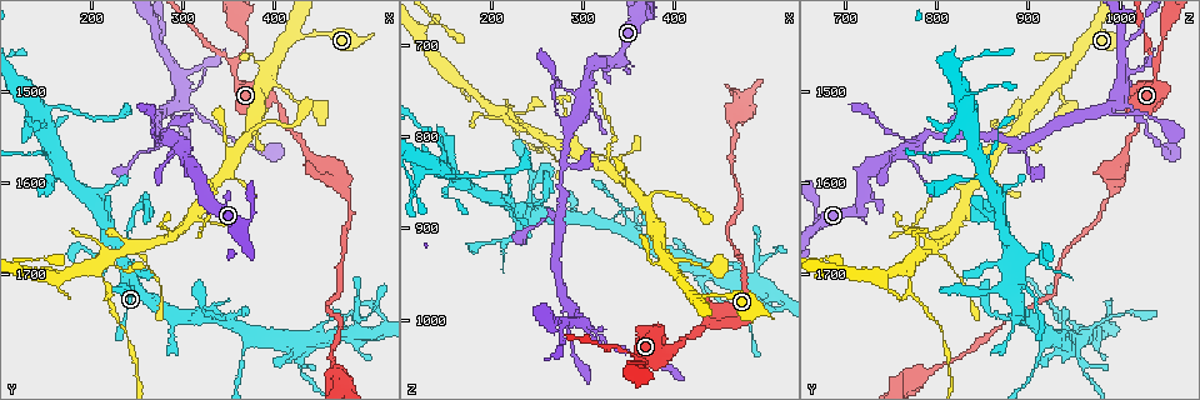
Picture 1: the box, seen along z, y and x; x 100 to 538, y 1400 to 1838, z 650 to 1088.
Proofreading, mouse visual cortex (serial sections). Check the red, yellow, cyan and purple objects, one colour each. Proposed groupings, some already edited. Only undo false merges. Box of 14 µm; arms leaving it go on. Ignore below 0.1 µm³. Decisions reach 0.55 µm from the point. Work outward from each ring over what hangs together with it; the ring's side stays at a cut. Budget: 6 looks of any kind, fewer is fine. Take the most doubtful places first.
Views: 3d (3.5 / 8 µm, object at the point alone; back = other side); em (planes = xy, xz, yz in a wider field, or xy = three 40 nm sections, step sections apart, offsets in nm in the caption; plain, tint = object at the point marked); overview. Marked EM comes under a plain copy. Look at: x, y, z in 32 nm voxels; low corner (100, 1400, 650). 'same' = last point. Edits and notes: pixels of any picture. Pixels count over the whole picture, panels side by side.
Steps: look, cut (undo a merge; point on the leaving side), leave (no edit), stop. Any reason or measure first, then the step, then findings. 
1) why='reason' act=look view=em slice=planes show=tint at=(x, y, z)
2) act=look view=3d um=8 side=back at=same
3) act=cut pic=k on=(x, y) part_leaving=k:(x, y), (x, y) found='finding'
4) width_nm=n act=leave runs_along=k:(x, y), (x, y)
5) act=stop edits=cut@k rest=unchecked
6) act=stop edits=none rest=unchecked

why='branch point' act=look view=3d um=3.5 at=(355, 1475, 1040)

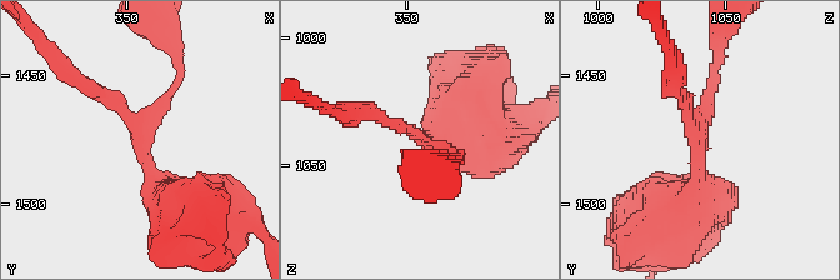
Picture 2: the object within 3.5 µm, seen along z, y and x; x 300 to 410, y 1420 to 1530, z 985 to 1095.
arms=3 arm_widths_nm=150,150,500 why='shape alone is not enough' act=look view=em slice=xy step=2 show=tint at=(356, 1476, 1040)

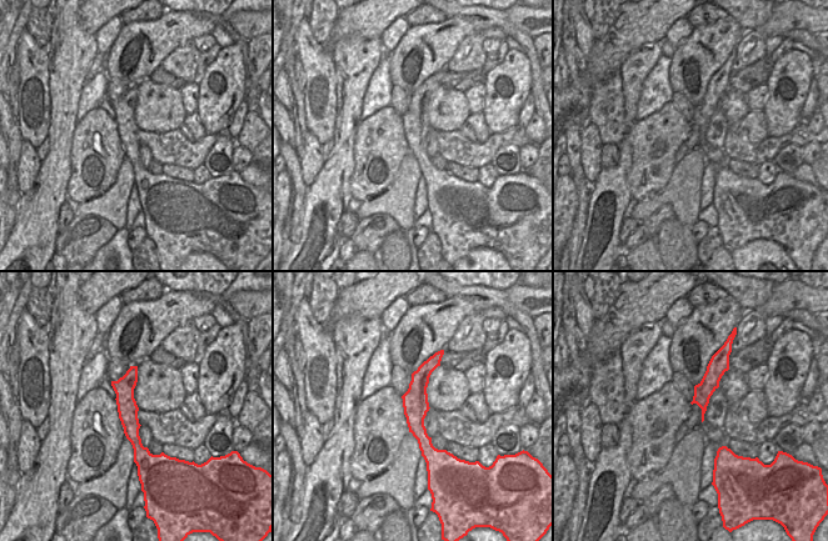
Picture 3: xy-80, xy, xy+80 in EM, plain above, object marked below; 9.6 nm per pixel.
act=leave runs_along=3:(433, 361), (417, 390), (429, 462) found='continuous, no second cell'

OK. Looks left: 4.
act=look view=3d um=8 side=back at=(280, 1455, 1000)

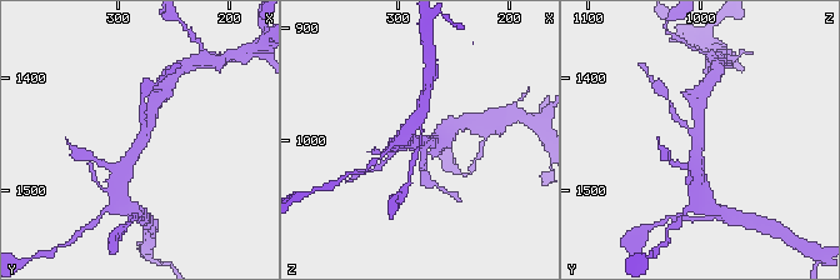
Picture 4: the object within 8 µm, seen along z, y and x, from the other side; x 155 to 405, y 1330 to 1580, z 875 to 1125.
arms=3 arm_widths_nm=150,300,350 act=look view=em slice=xy step=3 show=tint at=(280, 1458, 1002)

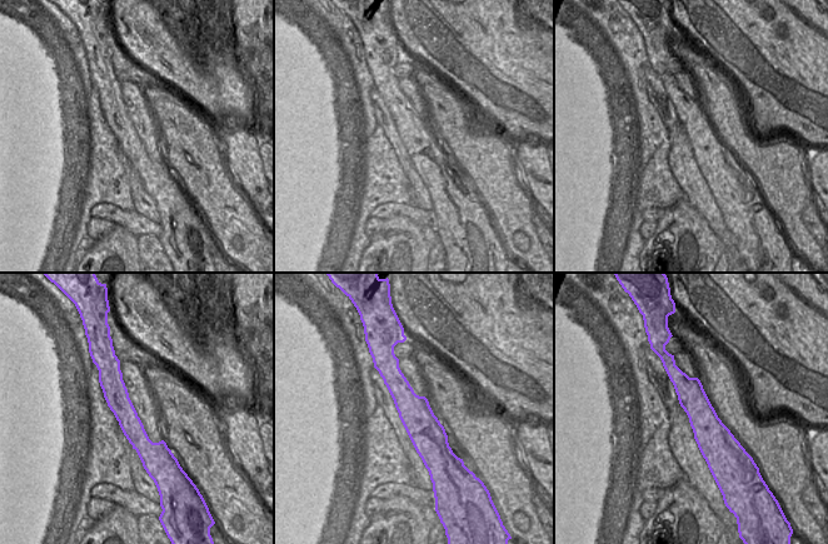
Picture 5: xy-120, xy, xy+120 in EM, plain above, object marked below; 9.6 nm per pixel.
act=leave found='all the same cell'

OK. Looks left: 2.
act=look view=em slice=xy step=3 show=tint at=(320, 1525, 1020)

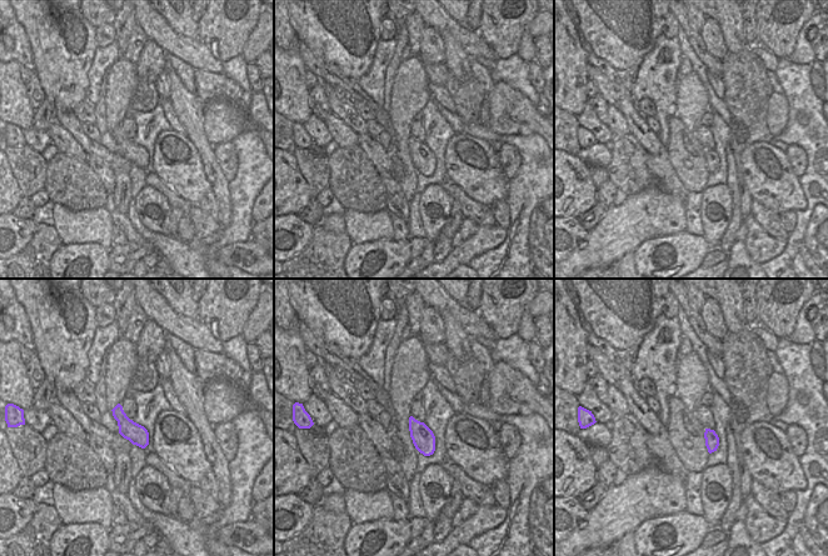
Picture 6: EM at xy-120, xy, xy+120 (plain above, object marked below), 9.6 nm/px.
why='see where the arms go' act=look view=3d um=3.5 at=same

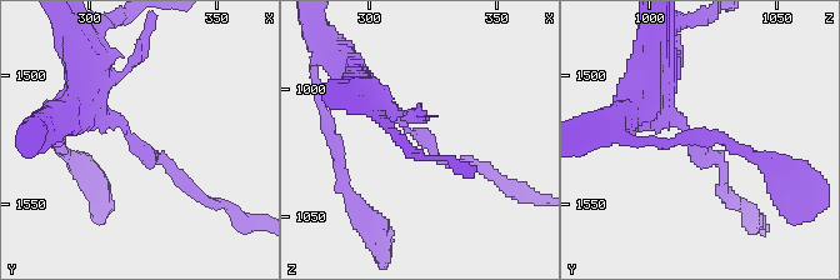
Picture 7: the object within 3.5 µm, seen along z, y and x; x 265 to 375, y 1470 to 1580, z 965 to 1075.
width_nm=220 act=leave runs_along=7:(354, 78), (438, 158), (465, 164) found='all the same cell'

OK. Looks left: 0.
act=stop edits=none rest=unchecked

